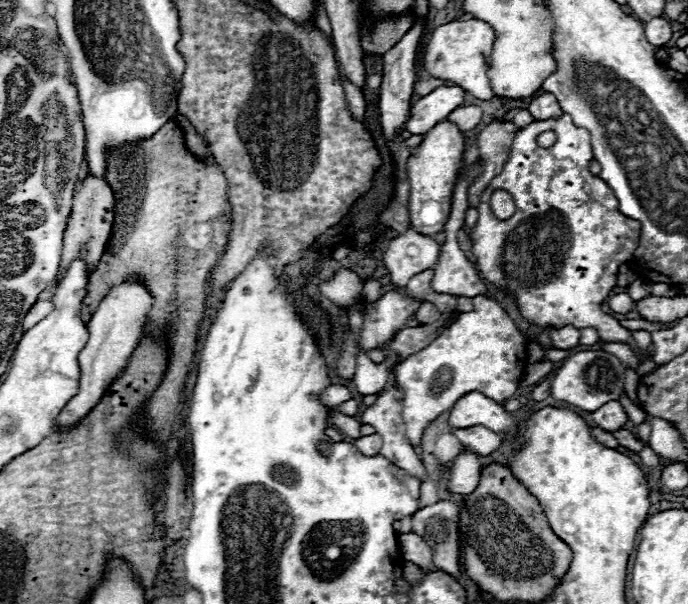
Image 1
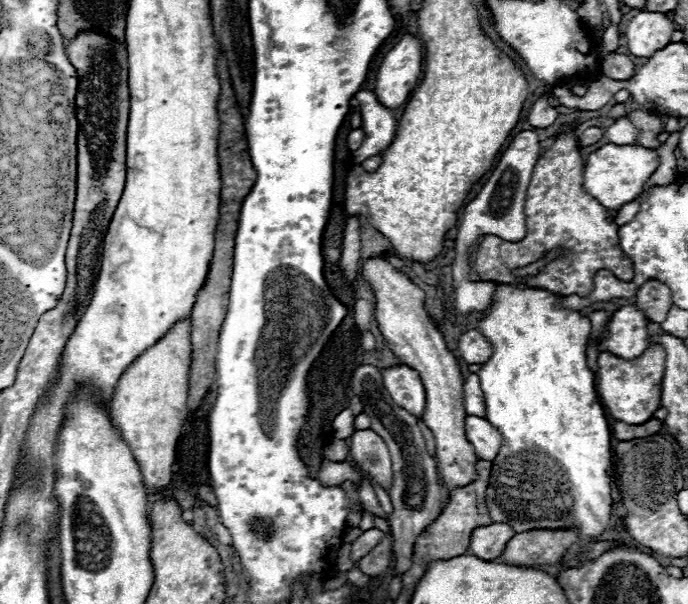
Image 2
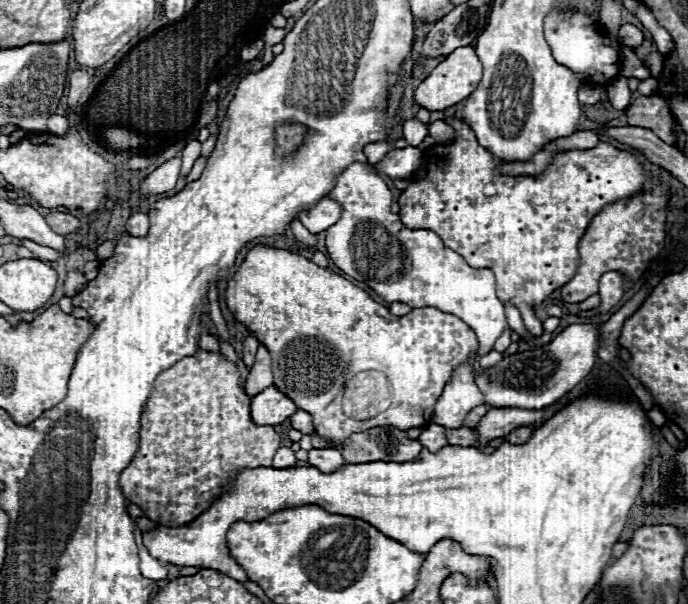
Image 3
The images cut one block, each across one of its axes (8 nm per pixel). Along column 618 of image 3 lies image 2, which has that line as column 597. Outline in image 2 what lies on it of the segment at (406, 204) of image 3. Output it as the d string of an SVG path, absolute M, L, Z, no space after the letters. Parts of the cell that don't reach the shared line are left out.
M606 144L596 152L592 152L586 160L584 190L590 196L594 196L602 206L610 210L620 210L620 206L636 200L642 194L642 186L656 172L658 164L660 164L660 158L656 150L638 146L638 144L628 144L628 146Z

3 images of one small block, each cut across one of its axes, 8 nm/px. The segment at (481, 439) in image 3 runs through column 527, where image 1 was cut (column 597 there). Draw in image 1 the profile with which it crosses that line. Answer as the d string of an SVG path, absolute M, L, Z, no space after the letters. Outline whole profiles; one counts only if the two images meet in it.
M612 400L612 402L604 404L604 406L600 406L596 412L592 412L592 420L594 420L594 424L598 428L602 428L606 432L616 432L626 424L628 416L626 416L622 404Z

